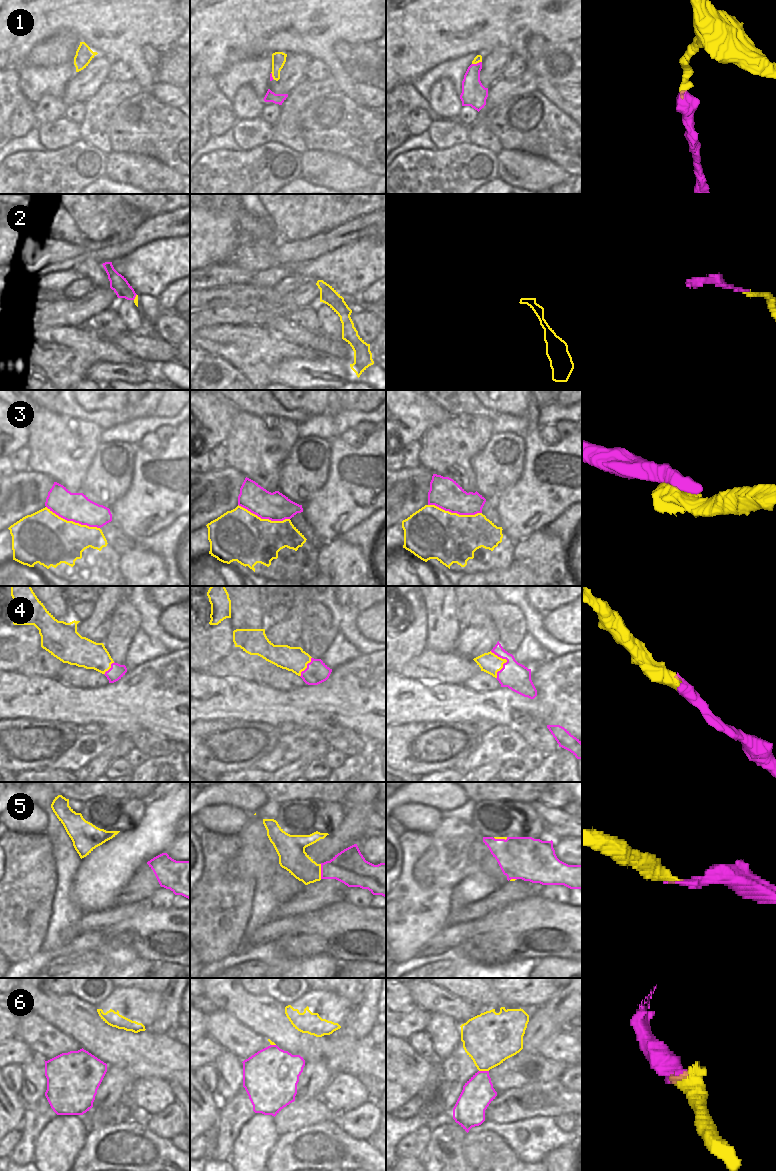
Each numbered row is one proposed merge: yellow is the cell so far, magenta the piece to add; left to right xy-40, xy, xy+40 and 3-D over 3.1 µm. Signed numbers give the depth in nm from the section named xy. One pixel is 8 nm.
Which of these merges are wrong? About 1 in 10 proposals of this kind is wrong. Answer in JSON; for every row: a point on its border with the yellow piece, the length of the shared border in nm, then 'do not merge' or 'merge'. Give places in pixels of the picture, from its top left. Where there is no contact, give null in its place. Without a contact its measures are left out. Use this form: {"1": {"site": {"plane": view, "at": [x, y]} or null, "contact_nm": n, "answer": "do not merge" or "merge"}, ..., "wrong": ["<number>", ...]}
{"1": {"site": {"plane": "xy+40", "at": [476, 63]}, "contact_nm": 80, "answer": "merge"}, "2": {"site": {"plane": "xy-40", "at": [135, 297]}, "contact_nm": 50, "answer": "merge"}, "3": {"site": {"plane": "xy-40", "at": [72, 521]}, "contact_nm": 460, "answer": "merge"}, "4": {"site": {"plane": "xy+40", "at": [506, 661]}, "contact_nm": 220, "answer": "merge"}, "5": {"site": {"plane": "xy", "at": [320, 871]}, "contact_nm": 120, "answer": "merge"}, "6": {"site": {"plane": "xy+40", "at": [484, 1070]}, "contact_nm": 80, "answer": "merge"}, "wrong": []}

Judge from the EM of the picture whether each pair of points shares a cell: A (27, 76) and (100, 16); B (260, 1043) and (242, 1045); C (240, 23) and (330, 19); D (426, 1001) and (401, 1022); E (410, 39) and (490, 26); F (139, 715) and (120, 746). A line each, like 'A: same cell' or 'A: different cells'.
A: different cells
B: same cell
C: same cell
D: different cells
E: same cell
F: different cells

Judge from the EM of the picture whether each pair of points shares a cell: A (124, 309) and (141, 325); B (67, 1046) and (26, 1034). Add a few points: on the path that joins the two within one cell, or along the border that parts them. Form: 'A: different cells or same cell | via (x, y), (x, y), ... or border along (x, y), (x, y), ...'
A: same cell | via (128, 313), (137, 322)
B: same cell | via (57, 1043), (47, 1042), (39, 1034), (36, 1034)

